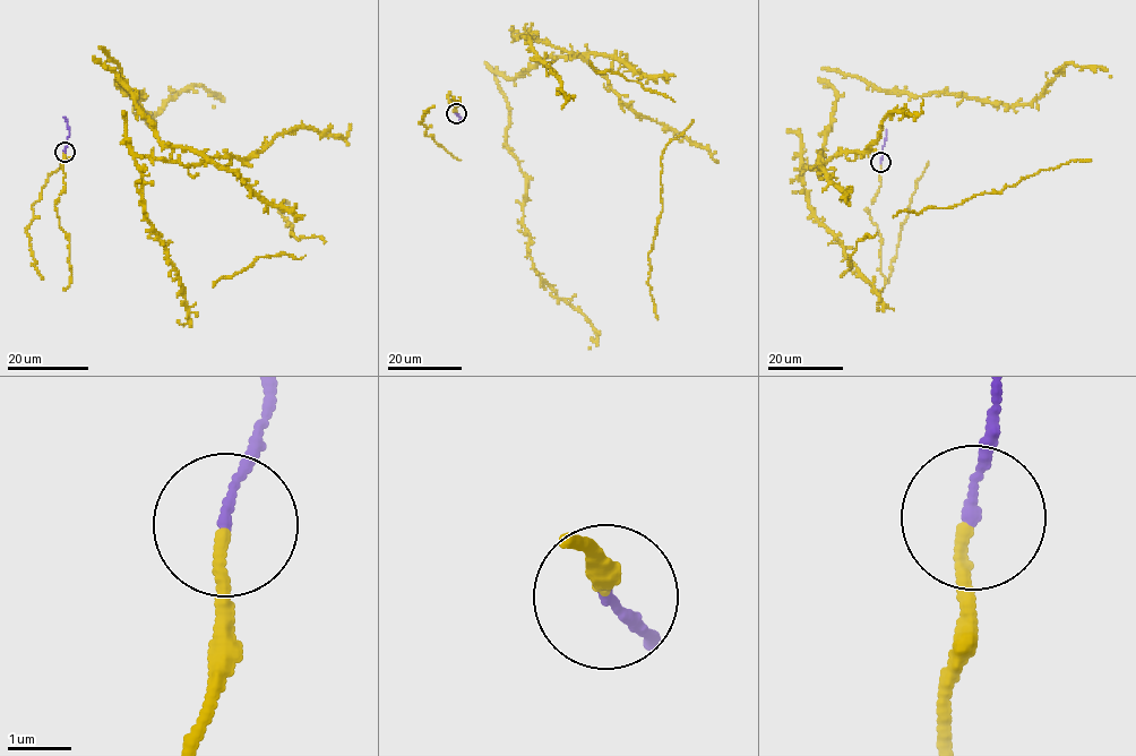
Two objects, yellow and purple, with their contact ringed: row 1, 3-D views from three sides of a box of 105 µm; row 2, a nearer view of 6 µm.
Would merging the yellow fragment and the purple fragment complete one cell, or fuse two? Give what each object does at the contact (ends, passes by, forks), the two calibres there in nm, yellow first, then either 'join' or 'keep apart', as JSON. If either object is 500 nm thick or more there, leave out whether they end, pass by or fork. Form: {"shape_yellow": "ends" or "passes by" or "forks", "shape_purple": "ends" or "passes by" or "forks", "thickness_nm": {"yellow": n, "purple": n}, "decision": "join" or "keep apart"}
{"shape_yellow": "ends", "shape_purple": "ends", "thickness_nm": {"yellow": 180, "purple": 140}, "decision": "join"}

